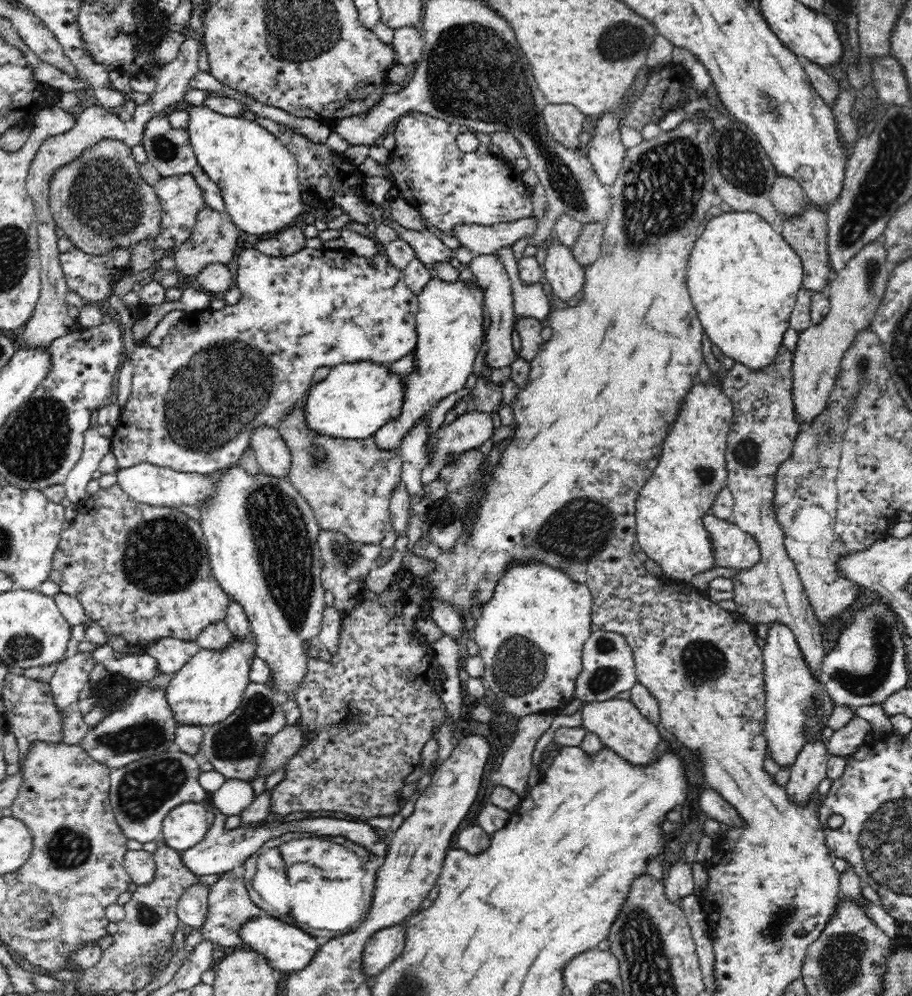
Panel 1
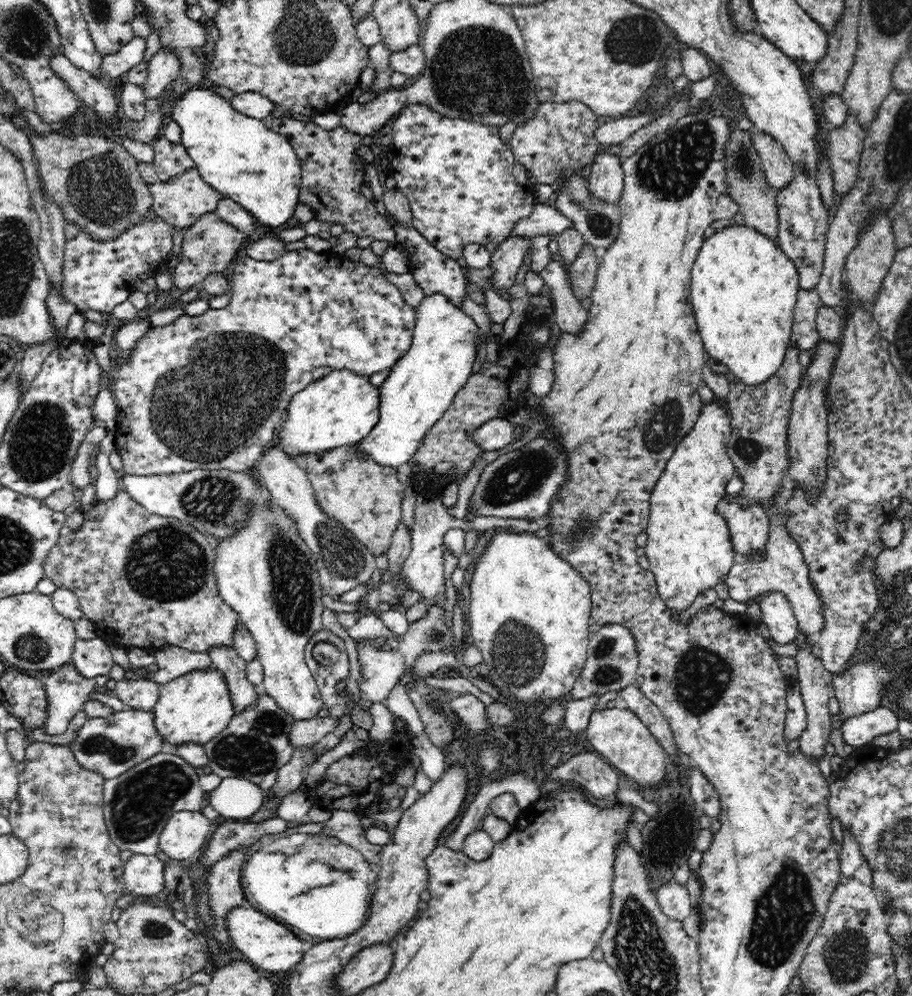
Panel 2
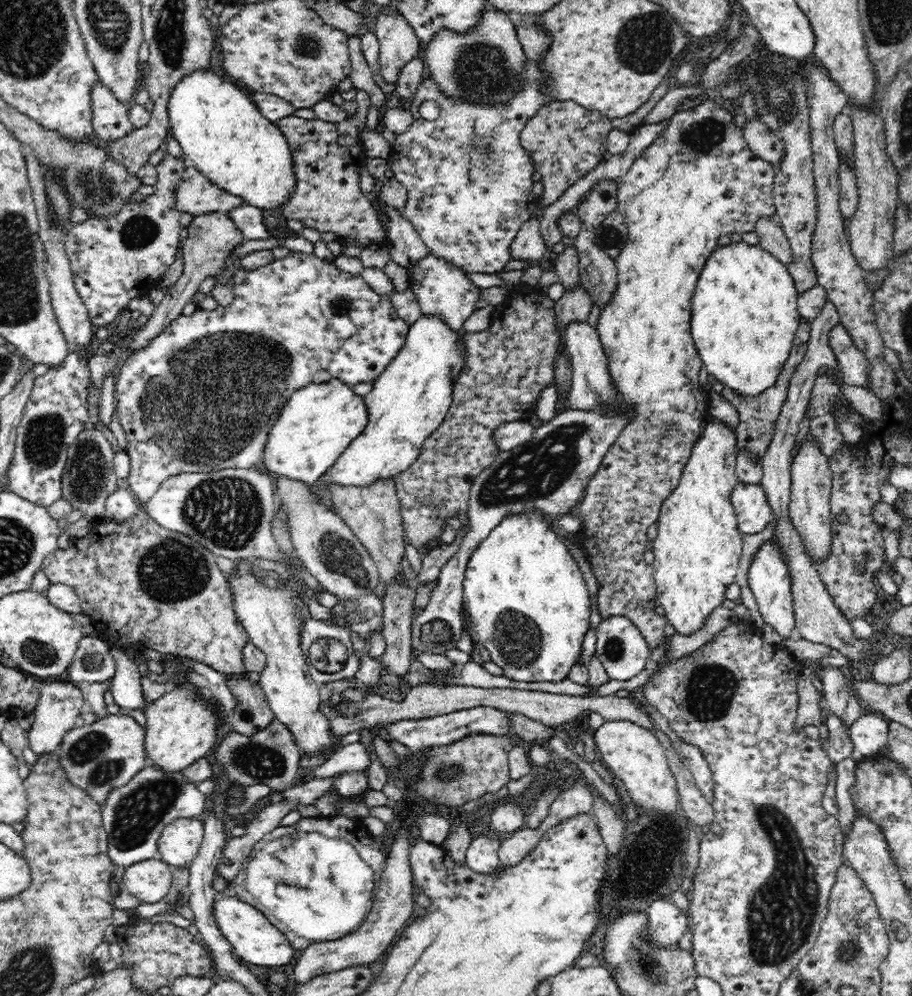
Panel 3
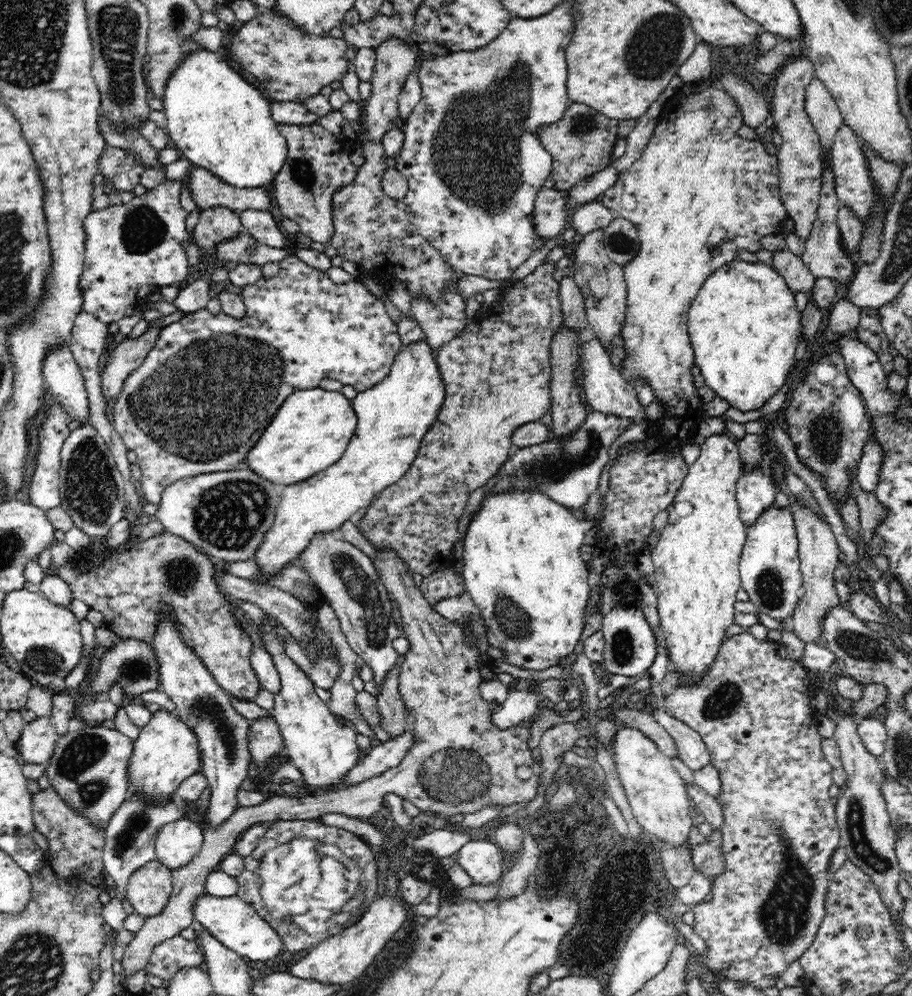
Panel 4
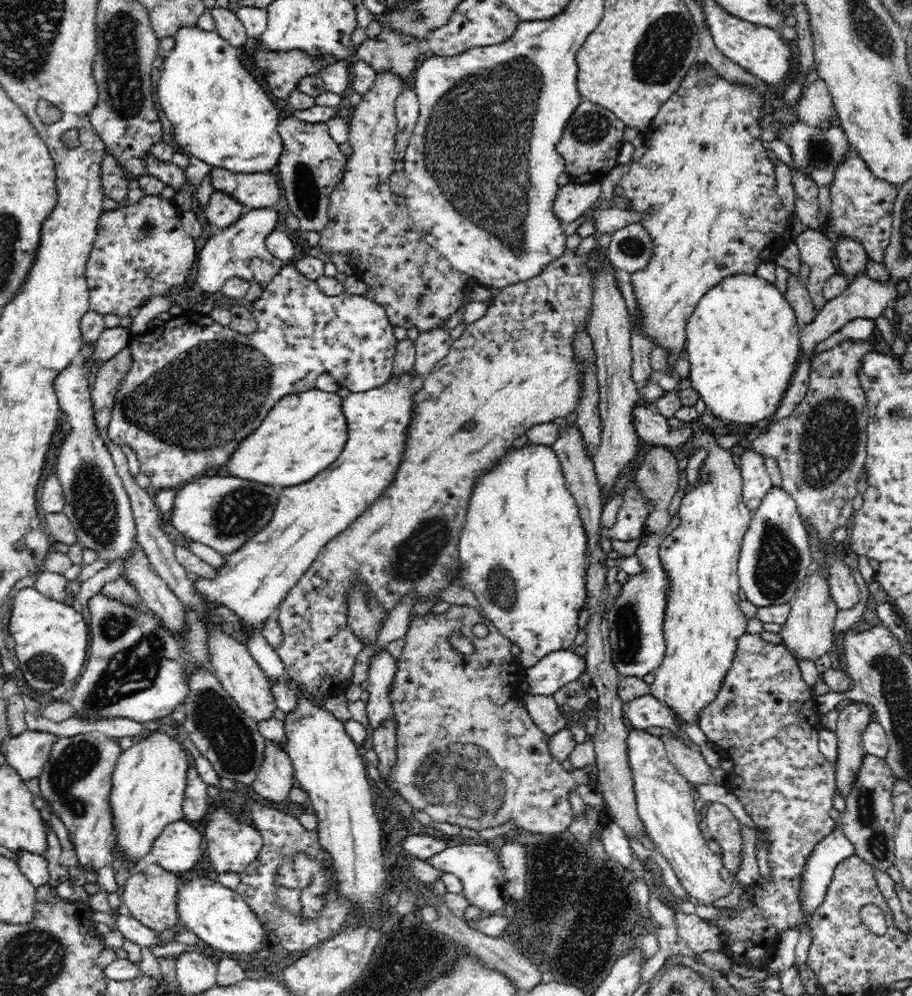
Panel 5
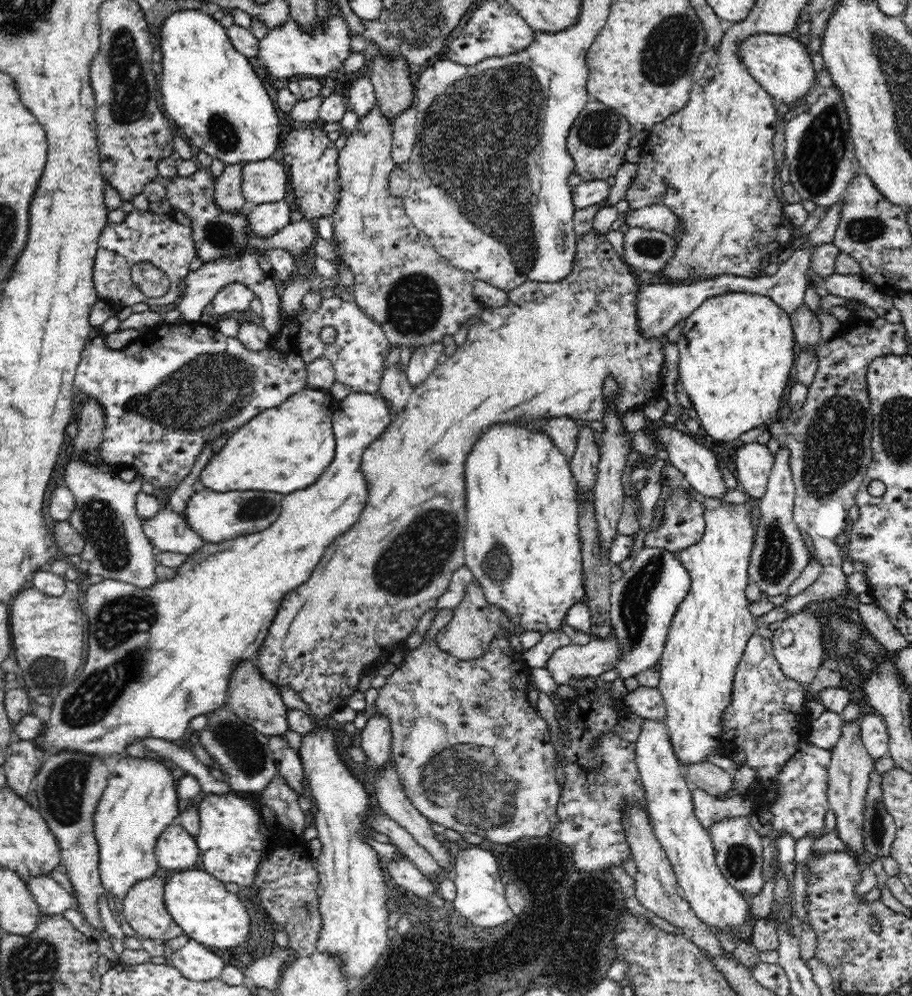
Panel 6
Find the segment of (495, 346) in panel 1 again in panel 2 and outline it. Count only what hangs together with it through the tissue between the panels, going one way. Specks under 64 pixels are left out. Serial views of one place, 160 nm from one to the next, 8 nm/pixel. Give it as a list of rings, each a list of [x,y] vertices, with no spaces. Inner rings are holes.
[[[510,235],[504,242],[491,250],[491,262],[494,273],[490,277],[493,280],[494,291],[505,292],[514,284],[518,268],[522,266],[524,258],[528,256],[530,237]]]

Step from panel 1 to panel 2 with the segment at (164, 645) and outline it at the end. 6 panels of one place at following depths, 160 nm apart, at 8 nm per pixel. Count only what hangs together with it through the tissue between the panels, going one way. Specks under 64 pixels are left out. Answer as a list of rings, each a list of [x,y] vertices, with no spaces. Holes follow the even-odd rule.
[[[164,646],[160,649],[153,649],[153,655],[158,671],[151,674],[151,680],[160,685],[172,682],[178,676],[213,667],[208,653],[192,652],[180,646]]]

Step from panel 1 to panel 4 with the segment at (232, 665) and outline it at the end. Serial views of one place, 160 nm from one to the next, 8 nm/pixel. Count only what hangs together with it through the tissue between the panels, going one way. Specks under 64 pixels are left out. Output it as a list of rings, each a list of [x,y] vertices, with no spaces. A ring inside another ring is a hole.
[[[154,707],[152,718],[142,727],[138,738],[133,742],[133,751],[127,768],[129,778],[128,794],[139,794],[151,804],[166,804],[175,796],[176,788],[188,776],[200,770],[198,741],[176,712]]]

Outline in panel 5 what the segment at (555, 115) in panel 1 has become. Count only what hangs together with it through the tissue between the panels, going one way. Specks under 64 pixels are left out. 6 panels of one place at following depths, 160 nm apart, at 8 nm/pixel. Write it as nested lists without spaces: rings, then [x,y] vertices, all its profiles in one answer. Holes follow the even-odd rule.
[[[582,97],[562,132],[562,140],[556,144],[556,151],[564,158],[564,172],[568,174],[570,181],[580,185],[601,183],[603,176],[619,164],[616,159],[625,142],[622,134],[626,127],[610,110]]]

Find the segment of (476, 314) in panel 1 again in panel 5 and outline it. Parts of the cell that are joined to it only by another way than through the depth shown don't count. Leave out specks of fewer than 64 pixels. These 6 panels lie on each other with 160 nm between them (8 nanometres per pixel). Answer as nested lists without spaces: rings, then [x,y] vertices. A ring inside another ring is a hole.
[[[413,370],[393,376],[376,388],[362,393],[350,393],[343,399],[342,413],[348,423],[348,436],[340,457],[326,470],[298,486],[279,489],[279,499],[269,524],[245,542],[236,552],[223,555],[224,564],[215,569],[213,579],[199,576],[193,582],[195,592],[201,594],[211,606],[223,606],[235,612],[241,626],[245,630],[260,630],[266,620],[275,611],[288,591],[304,576],[306,570],[316,560],[318,553],[342,532],[345,532],[359,516],[377,499],[382,496],[387,486],[394,480],[395,472],[402,462],[406,430],[410,426],[414,414],[414,393],[416,393],[419,378]]]

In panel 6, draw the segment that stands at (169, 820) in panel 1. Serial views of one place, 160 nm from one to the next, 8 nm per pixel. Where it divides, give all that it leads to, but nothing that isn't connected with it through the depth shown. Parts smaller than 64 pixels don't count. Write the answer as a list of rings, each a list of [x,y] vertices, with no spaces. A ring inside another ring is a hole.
[[[172,824],[158,837],[155,857],[161,868],[188,871],[200,864],[201,852],[194,836],[184,827]]]

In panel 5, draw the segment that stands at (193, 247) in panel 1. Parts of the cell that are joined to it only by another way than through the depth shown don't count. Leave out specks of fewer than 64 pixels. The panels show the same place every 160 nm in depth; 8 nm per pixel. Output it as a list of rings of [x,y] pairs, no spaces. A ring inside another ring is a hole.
[[[214,191],[203,211],[206,212],[207,224],[213,230],[220,230],[234,224],[248,212],[248,208],[230,193]],[[129,345],[104,364],[96,372],[96,381],[92,388],[92,403],[94,406],[94,421],[96,429],[104,431],[112,420],[112,411],[121,382],[131,365]]]

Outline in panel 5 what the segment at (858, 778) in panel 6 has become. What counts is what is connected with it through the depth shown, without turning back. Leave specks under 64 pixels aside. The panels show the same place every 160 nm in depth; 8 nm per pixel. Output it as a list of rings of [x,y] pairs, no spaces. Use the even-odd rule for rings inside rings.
[[[852,703],[839,712],[835,729],[838,754],[835,762],[835,785],[845,799],[862,764],[865,752],[862,748],[862,733],[868,723],[874,720],[871,707],[864,703]]]

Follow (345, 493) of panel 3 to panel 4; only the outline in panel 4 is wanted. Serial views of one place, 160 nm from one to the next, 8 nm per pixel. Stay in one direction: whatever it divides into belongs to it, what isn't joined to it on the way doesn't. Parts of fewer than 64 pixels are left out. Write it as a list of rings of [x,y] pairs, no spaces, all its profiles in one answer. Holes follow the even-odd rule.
[[[382,548],[376,553],[373,562],[381,581],[397,603],[402,628],[410,644],[408,651],[401,656],[398,688],[407,710],[408,729],[414,737],[413,747],[398,766],[360,784],[307,797],[274,795],[255,806],[239,806],[215,829],[205,830],[200,852],[186,866],[171,872],[173,890],[162,913],[145,918],[135,938],[124,948],[120,960],[122,980],[130,978],[137,970],[143,970],[158,944],[179,936],[184,928],[192,924],[194,904],[202,893],[206,893],[208,876],[231,852],[240,832],[246,832],[252,825],[273,820],[318,820],[330,812],[371,820],[385,804],[384,796],[390,792],[412,802],[421,811],[442,812],[449,817],[474,814],[485,806],[496,804],[512,806],[518,802],[532,802],[538,794],[543,764],[534,759],[532,749],[528,748],[531,729],[528,724],[498,728],[490,719],[493,704],[485,701],[480,692],[480,684],[486,680],[480,668],[488,667],[482,656],[489,656],[486,650],[490,648],[484,619],[480,616],[472,618],[473,621],[456,623],[444,618],[432,609],[420,588],[414,585],[406,563],[395,556],[393,550]],[[524,764],[533,770],[532,777],[527,781],[516,775],[516,768]]]

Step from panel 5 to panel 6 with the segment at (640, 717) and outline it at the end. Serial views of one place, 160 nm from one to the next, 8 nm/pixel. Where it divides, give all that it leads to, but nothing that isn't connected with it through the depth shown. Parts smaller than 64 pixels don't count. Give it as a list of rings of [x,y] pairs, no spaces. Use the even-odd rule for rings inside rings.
[[[638,685],[638,688],[623,698],[623,704],[626,710],[643,719],[664,720],[666,716],[664,699],[658,687],[648,688]]]

